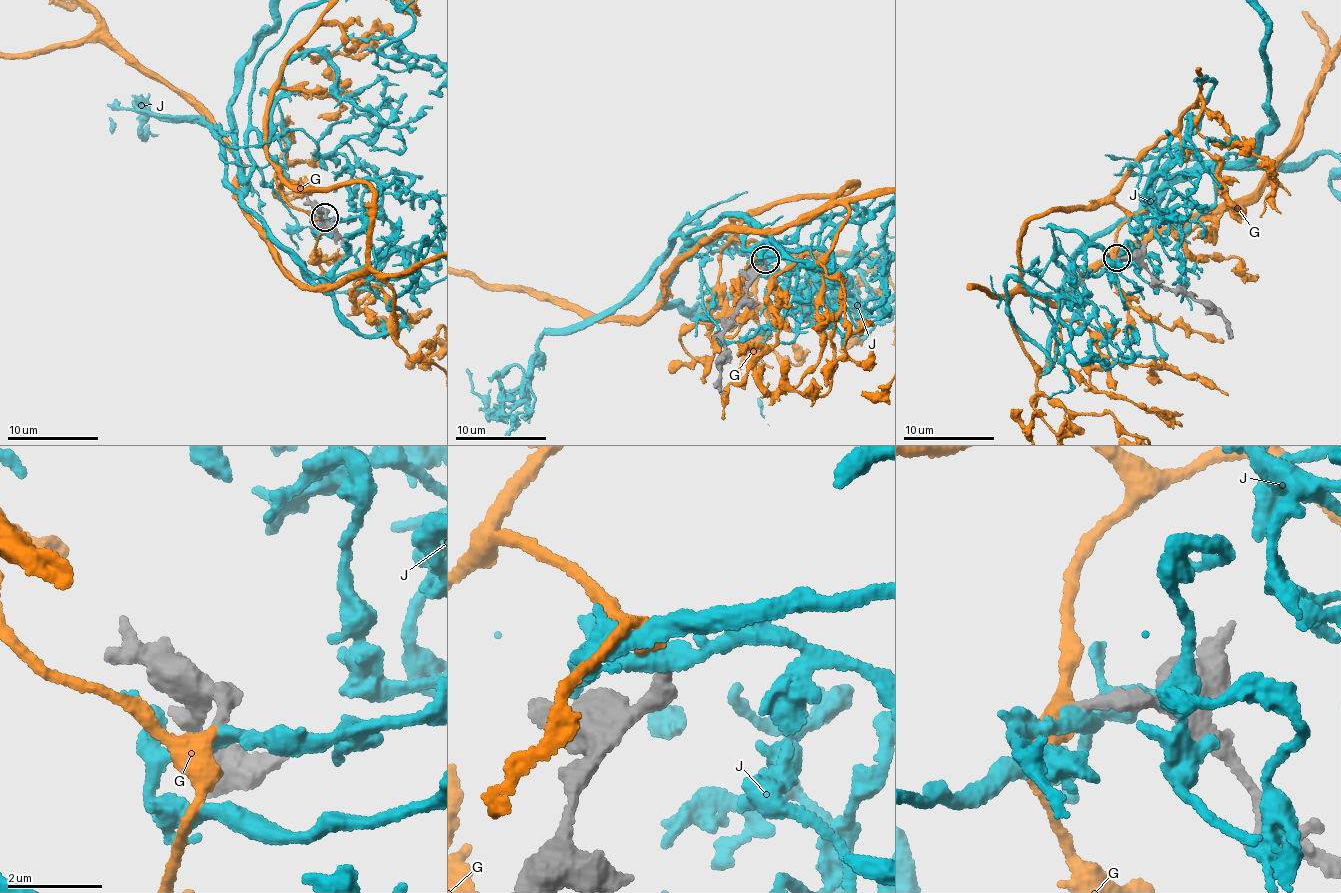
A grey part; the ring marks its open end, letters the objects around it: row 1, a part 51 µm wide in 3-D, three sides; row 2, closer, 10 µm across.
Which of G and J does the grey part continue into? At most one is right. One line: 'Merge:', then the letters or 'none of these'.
Merge: G

